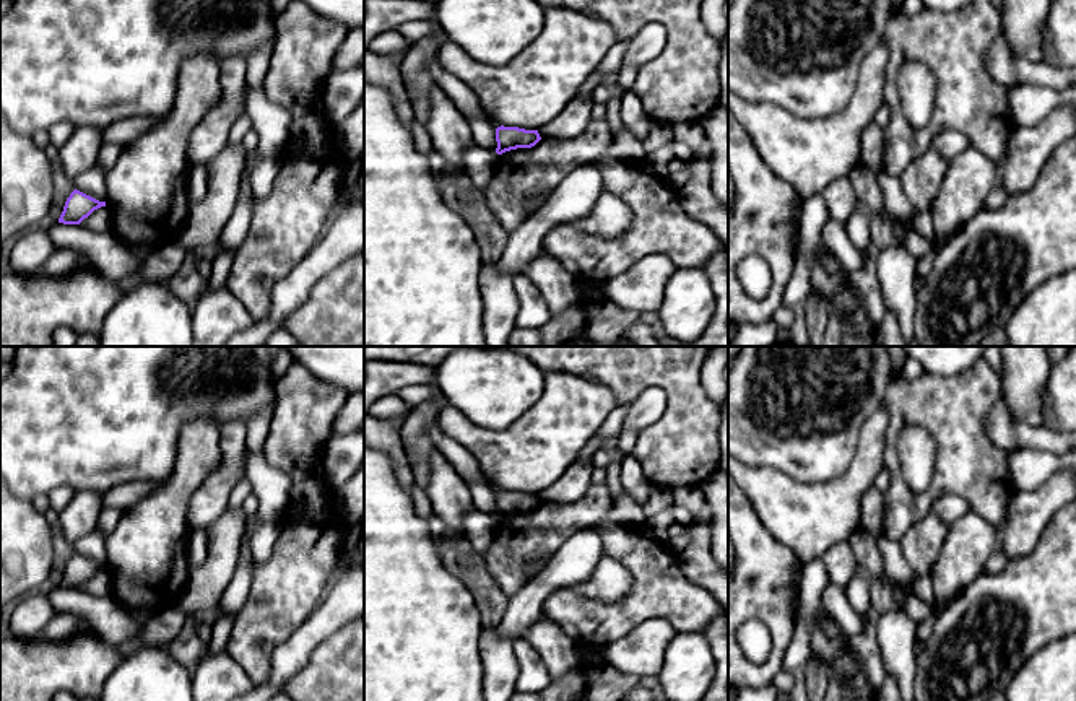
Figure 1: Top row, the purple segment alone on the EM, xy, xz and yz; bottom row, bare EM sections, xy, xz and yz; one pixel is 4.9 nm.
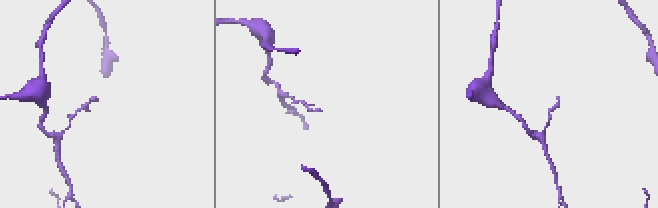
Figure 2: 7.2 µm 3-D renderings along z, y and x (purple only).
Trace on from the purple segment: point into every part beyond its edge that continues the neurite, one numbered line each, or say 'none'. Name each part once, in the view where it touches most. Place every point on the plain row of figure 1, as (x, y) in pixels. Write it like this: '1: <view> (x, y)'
none

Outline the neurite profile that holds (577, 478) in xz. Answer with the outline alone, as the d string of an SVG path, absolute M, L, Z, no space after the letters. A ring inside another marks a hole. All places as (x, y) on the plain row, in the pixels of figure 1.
M590 459L575 460L566 473L543 490L538 498L541 503L572 503L582 498L592 485L593 464Z

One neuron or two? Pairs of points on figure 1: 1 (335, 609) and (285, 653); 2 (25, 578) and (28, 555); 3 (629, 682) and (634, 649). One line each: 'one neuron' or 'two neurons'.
1: one neuron
2: one neuron
3: two neurons

